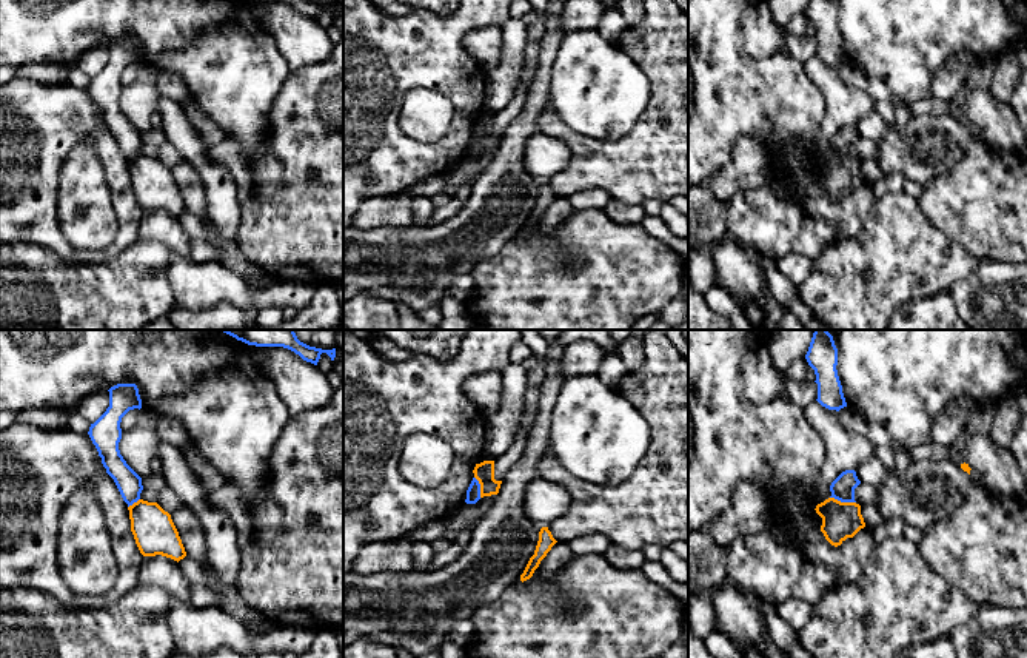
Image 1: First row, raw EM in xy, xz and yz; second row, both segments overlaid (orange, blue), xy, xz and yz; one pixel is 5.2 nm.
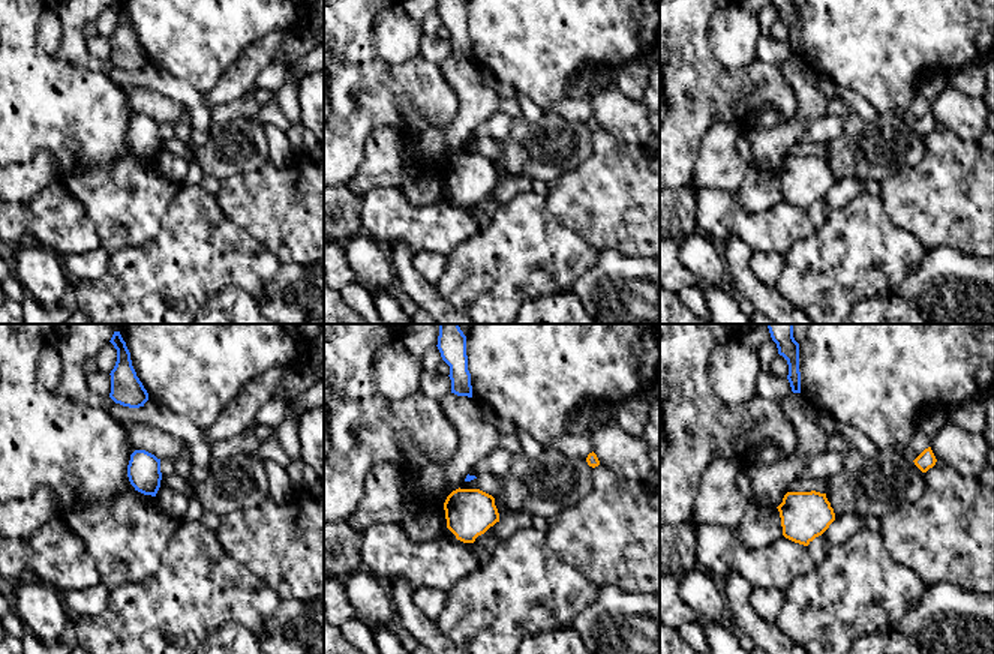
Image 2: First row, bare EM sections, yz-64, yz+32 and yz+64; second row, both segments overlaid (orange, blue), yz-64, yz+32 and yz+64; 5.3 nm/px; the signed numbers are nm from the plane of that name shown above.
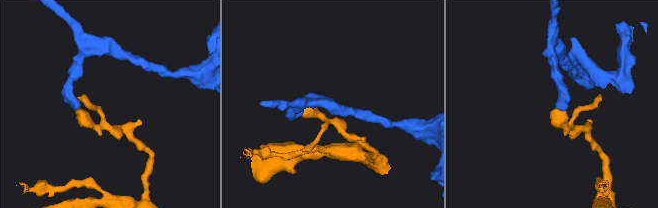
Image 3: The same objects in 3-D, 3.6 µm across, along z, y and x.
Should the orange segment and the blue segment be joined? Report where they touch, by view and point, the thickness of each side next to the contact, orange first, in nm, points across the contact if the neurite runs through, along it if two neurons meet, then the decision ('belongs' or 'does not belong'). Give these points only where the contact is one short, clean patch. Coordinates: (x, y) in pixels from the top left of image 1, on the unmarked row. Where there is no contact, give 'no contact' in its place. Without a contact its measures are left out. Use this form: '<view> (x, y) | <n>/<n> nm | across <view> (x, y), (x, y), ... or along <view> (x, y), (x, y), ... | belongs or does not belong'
yz (843, 157) | 190/130 nm | along yz (830, 151), (855, 157) | does not belong

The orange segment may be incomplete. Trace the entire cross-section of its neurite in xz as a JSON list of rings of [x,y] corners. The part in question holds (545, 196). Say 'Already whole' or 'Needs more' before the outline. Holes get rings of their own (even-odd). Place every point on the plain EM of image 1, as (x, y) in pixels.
Already whole. [[[542,182],[539,186],[539,196],[534,205],[534,210],[530,213],[524,228],[520,230],[520,236],[527,236],[533,231],[534,225],[539,222],[540,216],[547,211],[547,208],[551,205],[551,202],[557,196],[553,193],[548,182]]]

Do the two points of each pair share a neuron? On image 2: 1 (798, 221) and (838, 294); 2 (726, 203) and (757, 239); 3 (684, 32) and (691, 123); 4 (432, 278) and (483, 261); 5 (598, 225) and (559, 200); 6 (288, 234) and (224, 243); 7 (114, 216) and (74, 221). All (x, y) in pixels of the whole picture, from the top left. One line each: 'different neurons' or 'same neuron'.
1: different neurons
2: same neuron
3: same neuron
4: different neurons
5: same neuron
6: different neurons
7: different neurons

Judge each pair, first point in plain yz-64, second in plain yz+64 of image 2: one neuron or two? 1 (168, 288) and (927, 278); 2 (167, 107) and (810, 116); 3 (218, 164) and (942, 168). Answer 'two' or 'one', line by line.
1: two
2: one
3: two

